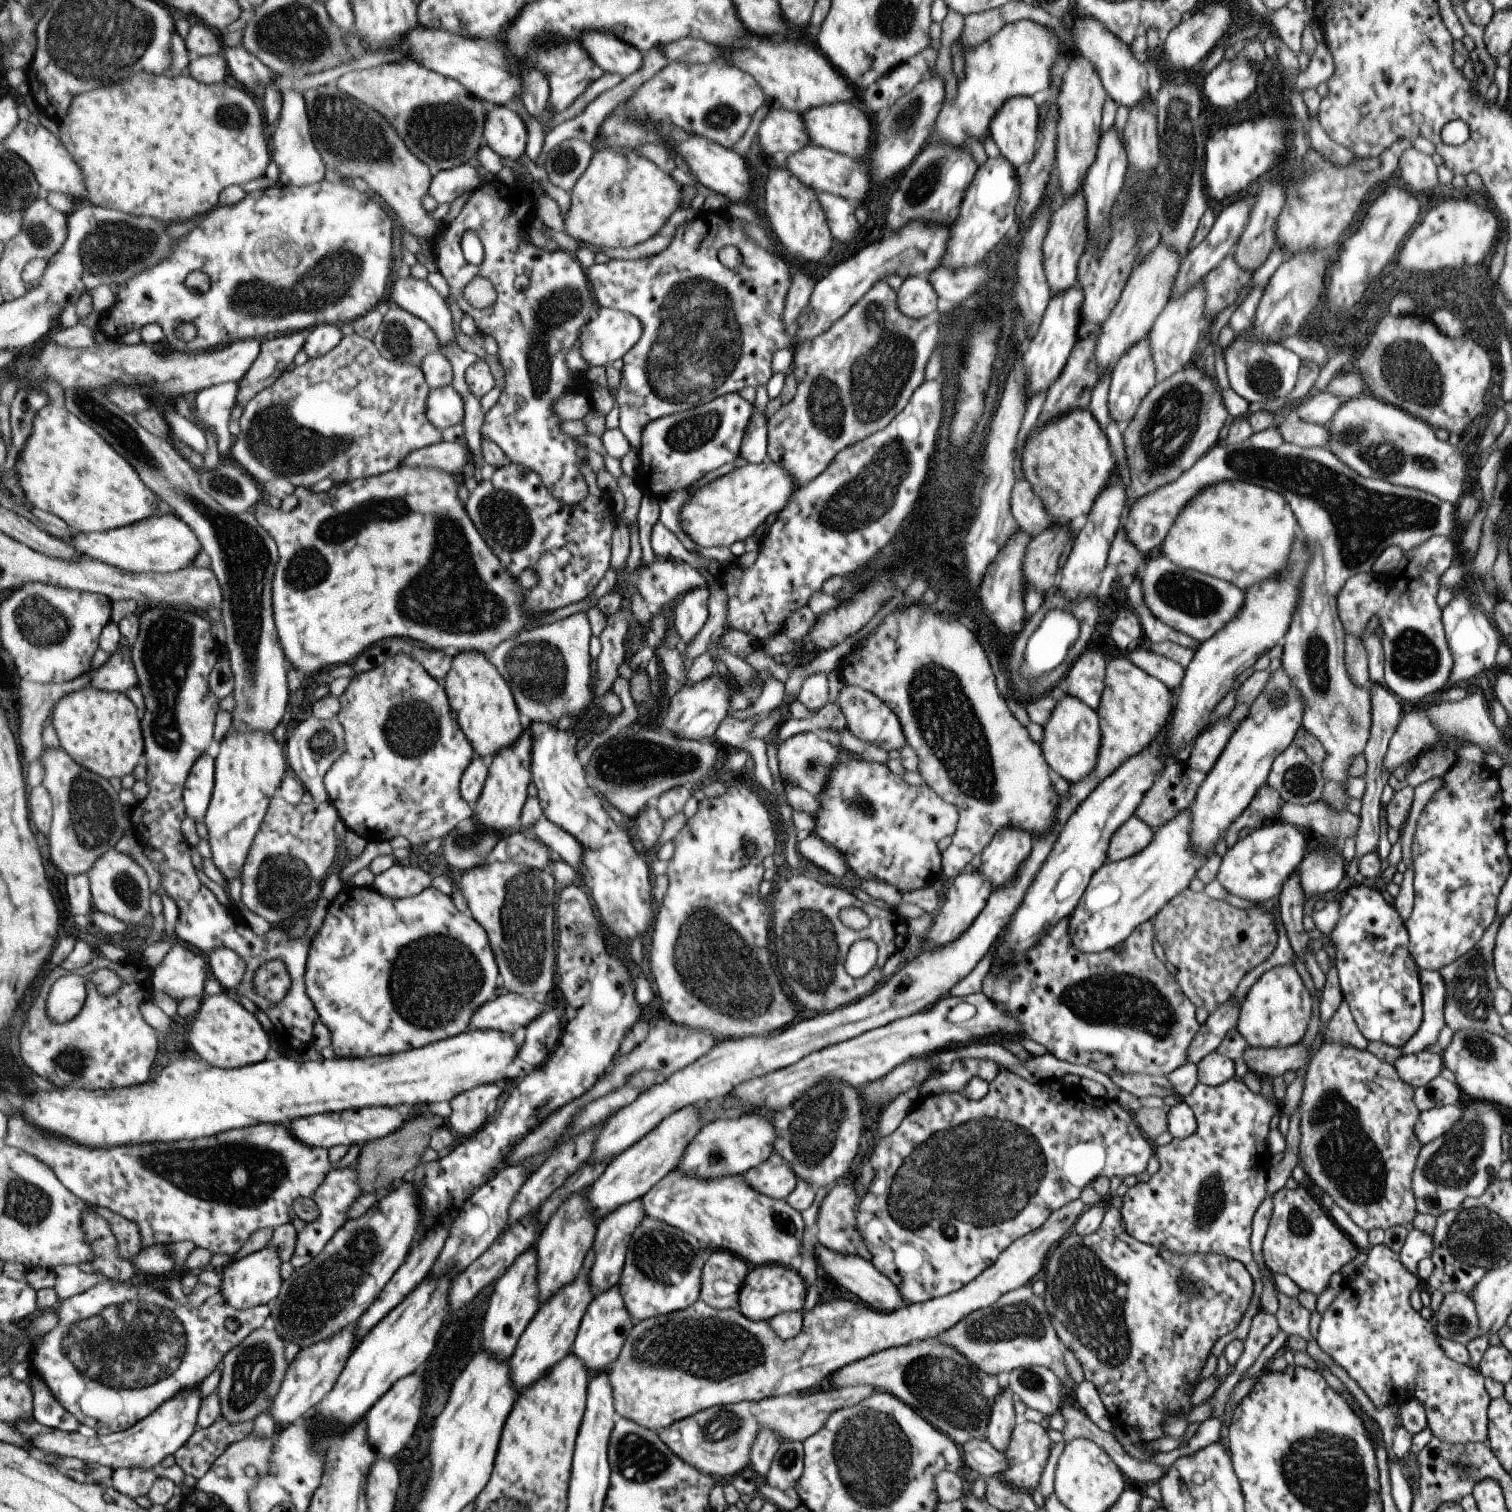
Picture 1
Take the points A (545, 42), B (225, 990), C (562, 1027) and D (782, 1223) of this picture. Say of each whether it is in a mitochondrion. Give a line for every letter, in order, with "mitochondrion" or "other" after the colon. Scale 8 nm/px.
A: mitochondrion
B: other
C: other
D: mitochondrion

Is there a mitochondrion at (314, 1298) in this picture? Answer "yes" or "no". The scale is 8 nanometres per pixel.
yes

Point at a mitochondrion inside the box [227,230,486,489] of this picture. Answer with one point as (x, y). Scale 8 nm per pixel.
(272, 436)

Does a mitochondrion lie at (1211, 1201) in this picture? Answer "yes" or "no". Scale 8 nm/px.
yes

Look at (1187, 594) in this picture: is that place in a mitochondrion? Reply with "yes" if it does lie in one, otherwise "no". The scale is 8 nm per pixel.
yes

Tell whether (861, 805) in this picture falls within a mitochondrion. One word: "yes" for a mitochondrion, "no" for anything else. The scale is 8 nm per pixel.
yes

